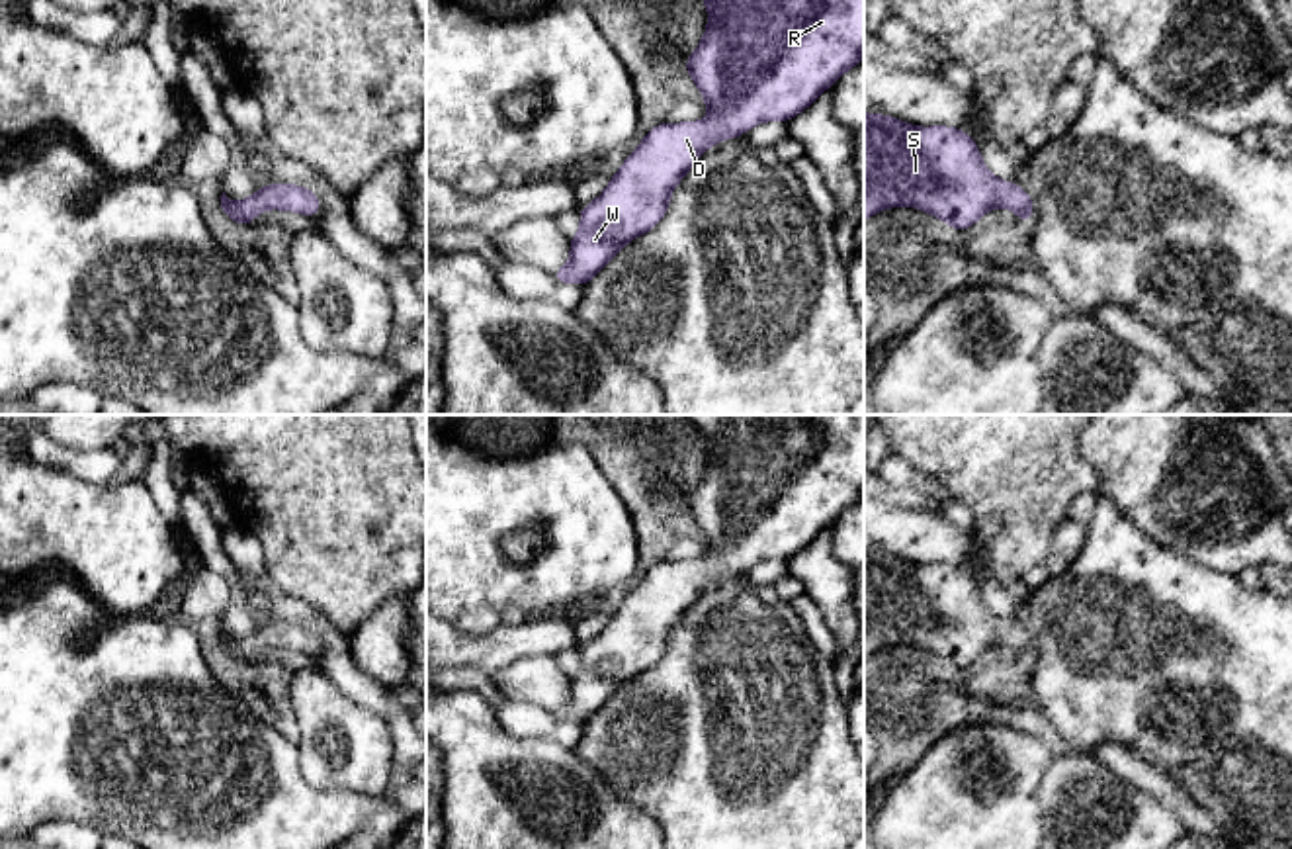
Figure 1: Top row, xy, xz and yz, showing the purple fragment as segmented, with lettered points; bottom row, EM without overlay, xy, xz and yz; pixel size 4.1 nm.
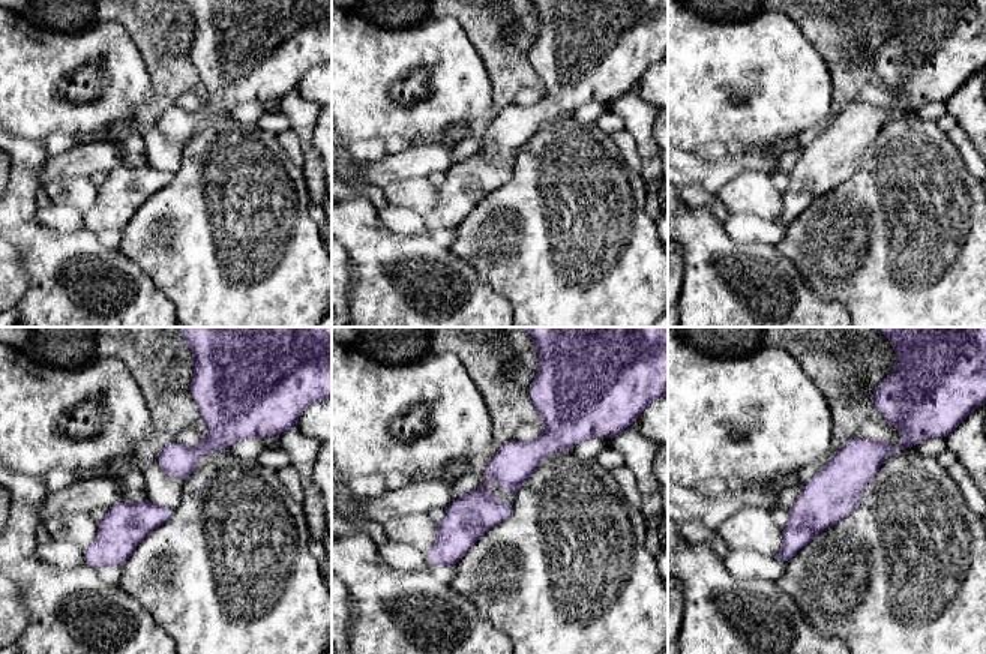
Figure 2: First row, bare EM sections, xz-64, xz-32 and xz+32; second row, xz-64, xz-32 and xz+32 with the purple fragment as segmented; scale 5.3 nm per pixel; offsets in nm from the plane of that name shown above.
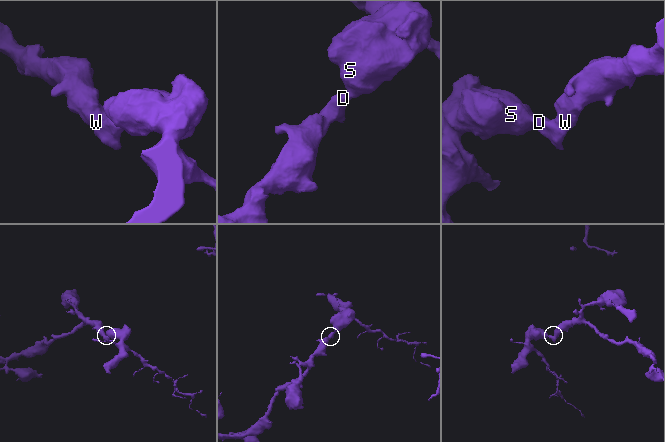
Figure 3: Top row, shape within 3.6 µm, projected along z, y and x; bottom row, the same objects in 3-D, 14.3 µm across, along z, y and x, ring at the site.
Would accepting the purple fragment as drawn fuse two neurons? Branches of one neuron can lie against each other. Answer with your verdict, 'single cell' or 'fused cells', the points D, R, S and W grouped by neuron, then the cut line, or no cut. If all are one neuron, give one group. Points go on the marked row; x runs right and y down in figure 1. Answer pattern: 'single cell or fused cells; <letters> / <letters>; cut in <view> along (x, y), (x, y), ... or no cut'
single cell; D R S W; no cut

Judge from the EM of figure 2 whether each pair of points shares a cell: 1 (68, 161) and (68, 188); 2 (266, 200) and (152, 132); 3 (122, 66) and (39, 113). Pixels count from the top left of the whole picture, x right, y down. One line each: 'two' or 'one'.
1: two
2: two
3: one

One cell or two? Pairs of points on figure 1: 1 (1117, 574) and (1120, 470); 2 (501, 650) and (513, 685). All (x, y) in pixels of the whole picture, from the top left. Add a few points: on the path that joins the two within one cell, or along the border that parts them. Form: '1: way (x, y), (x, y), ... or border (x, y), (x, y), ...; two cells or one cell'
1: border (1099, 493), (1154, 540); two cells
2: border (528, 656), (503, 666), (491, 677); two cells

